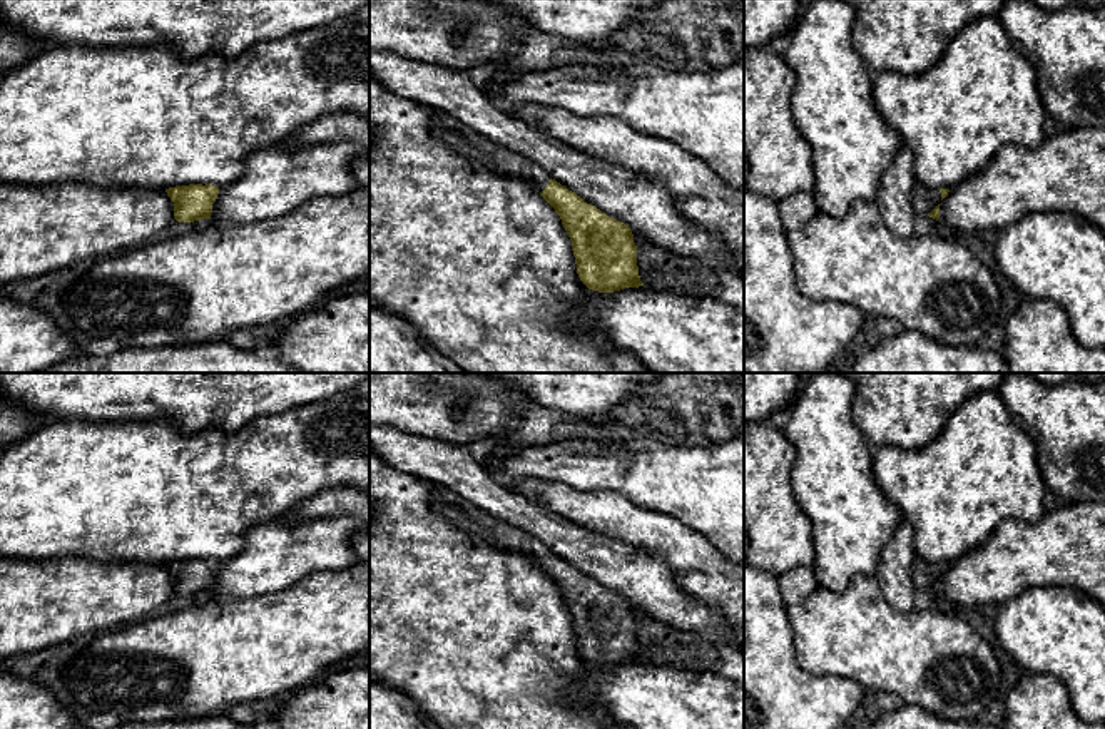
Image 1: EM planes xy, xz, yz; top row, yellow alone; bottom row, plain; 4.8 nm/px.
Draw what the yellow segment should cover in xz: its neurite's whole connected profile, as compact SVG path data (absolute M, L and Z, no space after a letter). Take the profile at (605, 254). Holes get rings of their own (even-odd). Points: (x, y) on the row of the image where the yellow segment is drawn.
M431 110L436 134L458 152L486 167L523 179L560 216L572 241L580 281L593 291L614 293L644 286L637 266L632 229L609 217L580 196L552 179L540 166L476 135L451 115Z

